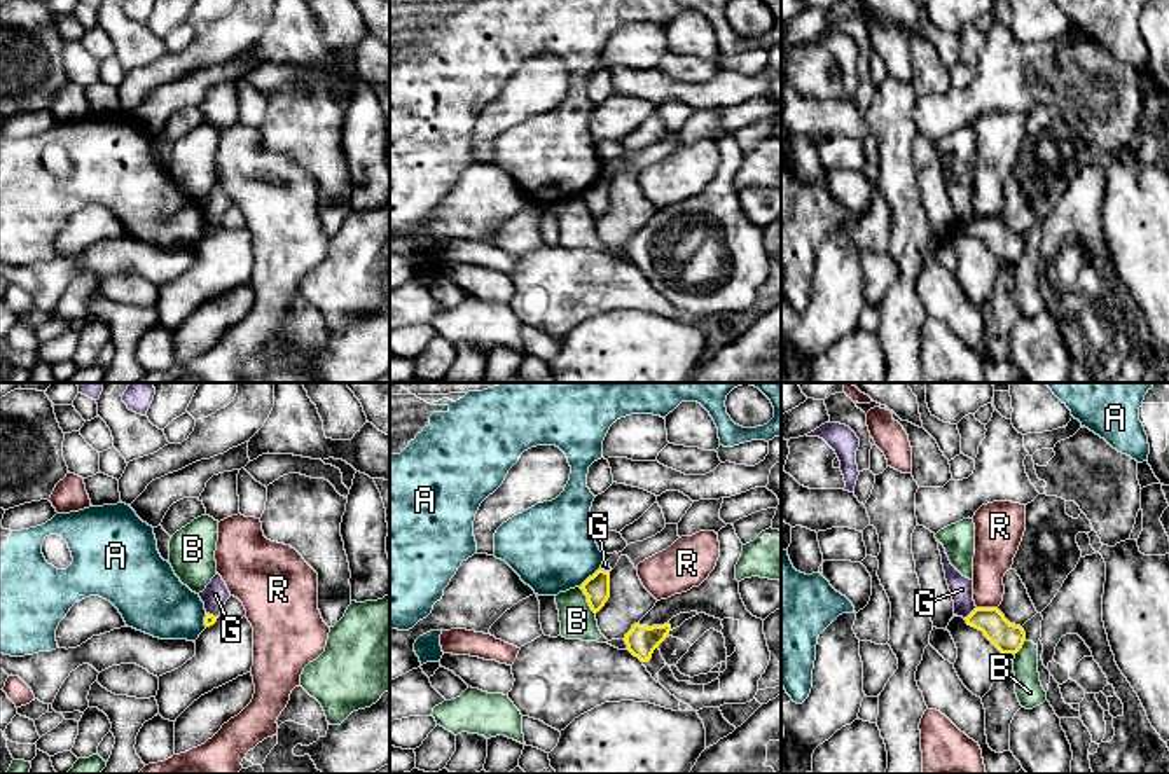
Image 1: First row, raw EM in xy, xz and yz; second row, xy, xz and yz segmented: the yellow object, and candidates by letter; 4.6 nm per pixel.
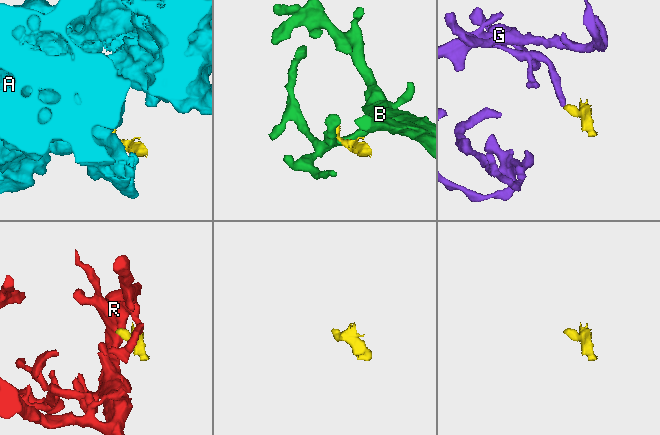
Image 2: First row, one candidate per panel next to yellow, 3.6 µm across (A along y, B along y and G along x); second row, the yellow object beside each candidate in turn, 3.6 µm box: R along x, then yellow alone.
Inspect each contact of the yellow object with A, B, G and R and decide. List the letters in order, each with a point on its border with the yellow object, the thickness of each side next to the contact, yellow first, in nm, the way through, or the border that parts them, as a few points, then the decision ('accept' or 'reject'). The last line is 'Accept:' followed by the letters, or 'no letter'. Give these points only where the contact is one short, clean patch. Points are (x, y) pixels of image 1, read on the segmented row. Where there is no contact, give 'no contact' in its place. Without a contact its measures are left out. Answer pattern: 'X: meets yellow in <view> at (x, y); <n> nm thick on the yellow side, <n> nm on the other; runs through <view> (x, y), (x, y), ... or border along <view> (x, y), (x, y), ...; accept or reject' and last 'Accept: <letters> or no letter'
A: meets yellow in xz at (589, 577); 120 nm thick on the yellow side, 400 nm on the other; border along xz (600, 566), (579, 586); reject
B: meets yellow in xz at (587, 601); 120 nm thick on the yellow side, 160 nm on the other; reject
G: meets yellow in yz at (970, 614); 140 nm thick on the yellow side, 110 nm on the other; border along yz (975, 607), (965, 619); reject
R: meets yellow in yz at (988, 608); 140 nm thick on the yellow side, 180 nm on the other; reject
Accept: no letter

